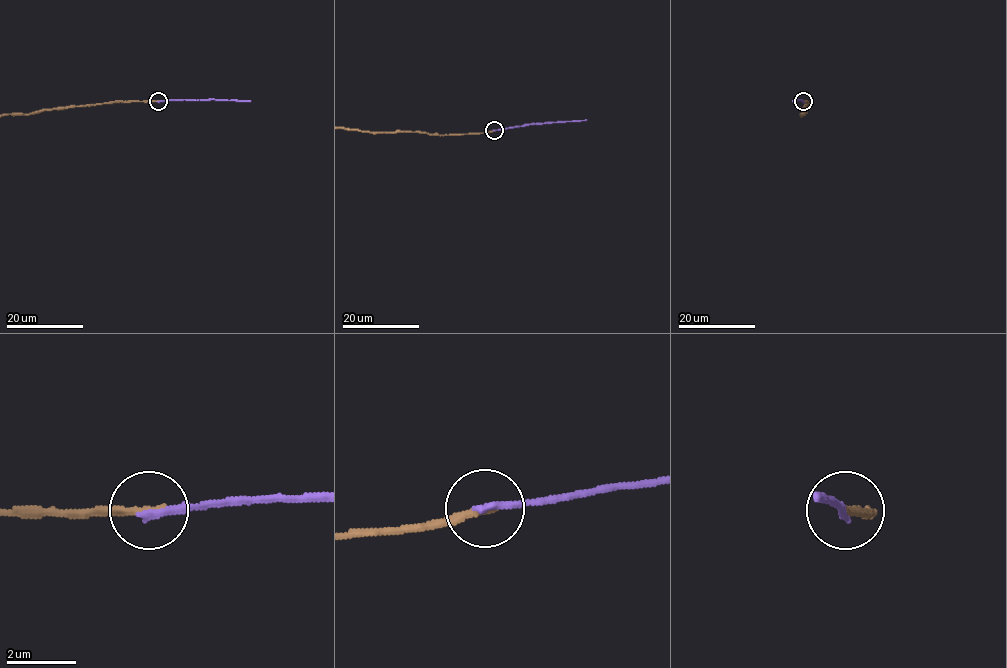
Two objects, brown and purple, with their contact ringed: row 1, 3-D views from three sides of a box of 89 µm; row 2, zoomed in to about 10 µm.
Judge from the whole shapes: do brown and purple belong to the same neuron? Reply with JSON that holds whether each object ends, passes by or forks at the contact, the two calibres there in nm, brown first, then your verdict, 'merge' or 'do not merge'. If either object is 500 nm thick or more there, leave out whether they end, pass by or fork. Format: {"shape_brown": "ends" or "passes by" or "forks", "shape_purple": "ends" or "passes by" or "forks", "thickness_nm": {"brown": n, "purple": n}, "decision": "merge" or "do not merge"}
{"shape_brown": "ends", "shape_purple": "ends", "thickness_nm": {"brown": 220, "purple": 240}, "decision": "merge"}

